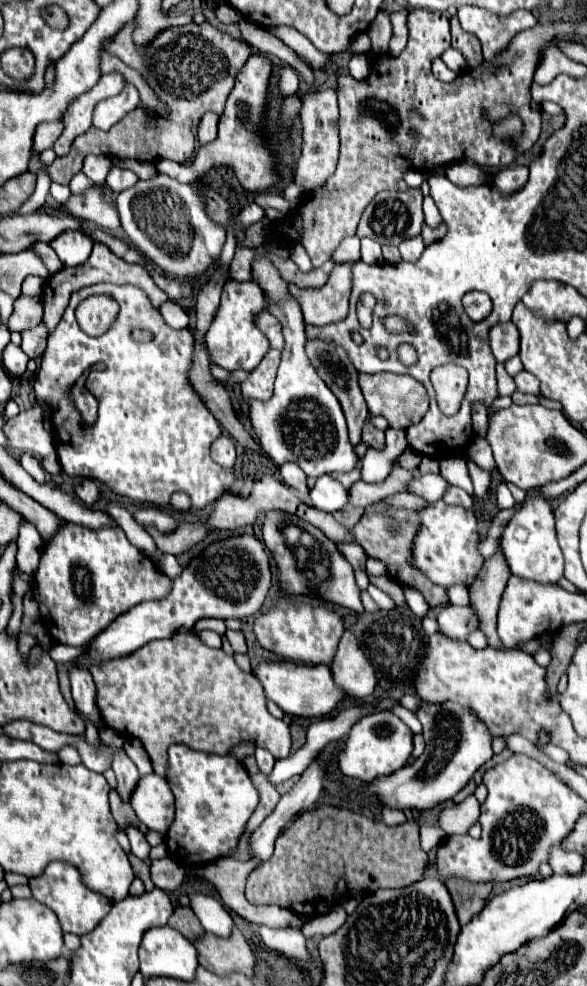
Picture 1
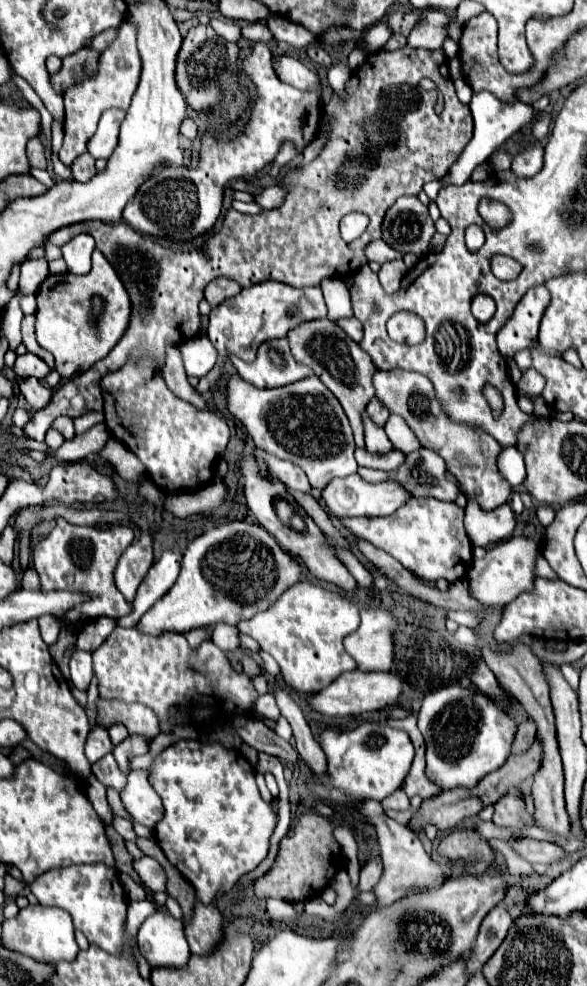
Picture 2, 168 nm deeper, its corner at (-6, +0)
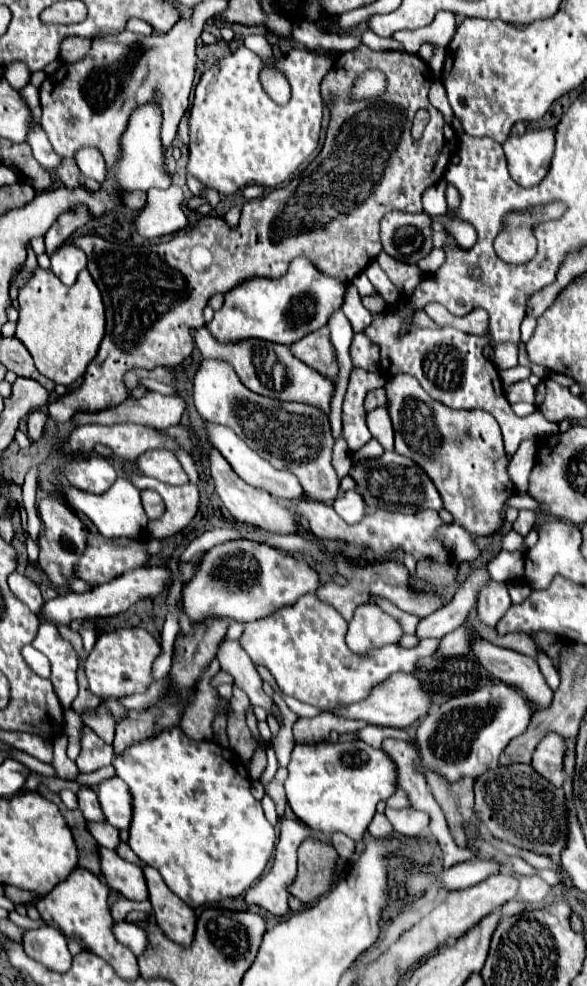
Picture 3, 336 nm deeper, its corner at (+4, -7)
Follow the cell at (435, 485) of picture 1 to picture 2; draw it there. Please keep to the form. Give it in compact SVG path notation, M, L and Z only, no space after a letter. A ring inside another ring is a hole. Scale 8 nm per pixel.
M357 473L343 477L343 479L333 479L325 489L323 489L323 501L331 509L335 517L387 517L395 513L405 501L409 499L409 491L397 485L395 481L385 481L385 483L369 483L361 479Z

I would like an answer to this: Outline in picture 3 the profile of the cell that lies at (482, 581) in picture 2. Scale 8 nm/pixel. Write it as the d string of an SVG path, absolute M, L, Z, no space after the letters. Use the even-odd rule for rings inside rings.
M485 566L473 568L471 574L465 578L463 584L459 584L455 596L445 608L435 610L433 614L425 616L417 626L419 638L443 638L445 634L461 628L467 620L471 610L477 606L479 592L485 584L491 582L491 576Z

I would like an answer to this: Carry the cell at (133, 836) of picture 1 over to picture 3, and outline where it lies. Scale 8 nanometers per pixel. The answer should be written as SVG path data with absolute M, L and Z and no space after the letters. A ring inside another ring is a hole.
M81 790L77 794L77 800L79 800L79 808L81 808L87 822L105 822L97 794L93 790Z

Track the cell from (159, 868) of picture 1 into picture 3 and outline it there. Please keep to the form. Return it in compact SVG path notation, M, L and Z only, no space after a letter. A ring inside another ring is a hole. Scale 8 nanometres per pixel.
M99 848L101 852L101 868L107 878L107 884L119 890L129 900L147 900L147 882L143 870L137 864L131 864L119 858L113 850Z

